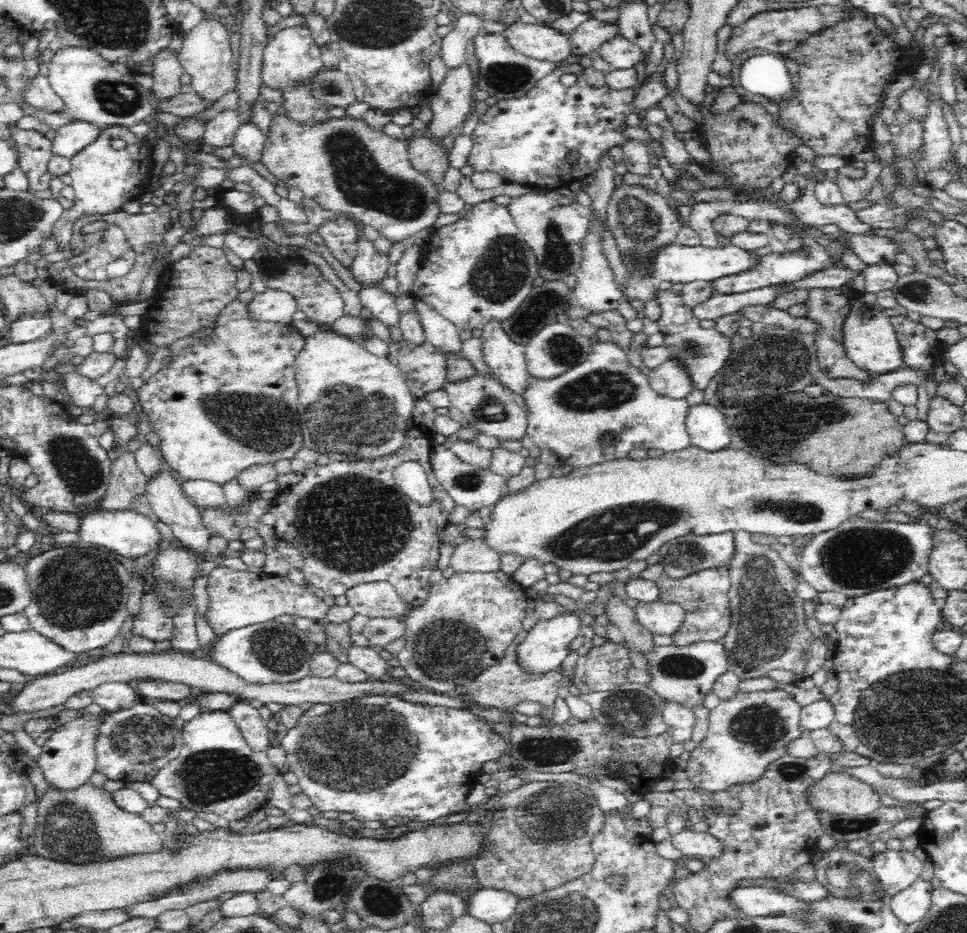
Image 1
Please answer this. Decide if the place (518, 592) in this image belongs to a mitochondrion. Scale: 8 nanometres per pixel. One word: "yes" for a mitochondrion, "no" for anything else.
no

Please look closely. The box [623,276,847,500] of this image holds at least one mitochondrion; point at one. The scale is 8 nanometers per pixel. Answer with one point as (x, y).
(777, 362)

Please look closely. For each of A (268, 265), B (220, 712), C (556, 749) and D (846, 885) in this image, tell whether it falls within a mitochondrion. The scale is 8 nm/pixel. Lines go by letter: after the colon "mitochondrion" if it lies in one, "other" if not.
A: other
B: other
C: mitochondrion
D: mitochondrion

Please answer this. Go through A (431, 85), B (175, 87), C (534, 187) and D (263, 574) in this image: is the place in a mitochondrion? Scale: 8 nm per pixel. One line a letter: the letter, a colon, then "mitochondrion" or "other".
A: other
B: other
C: other
D: other

